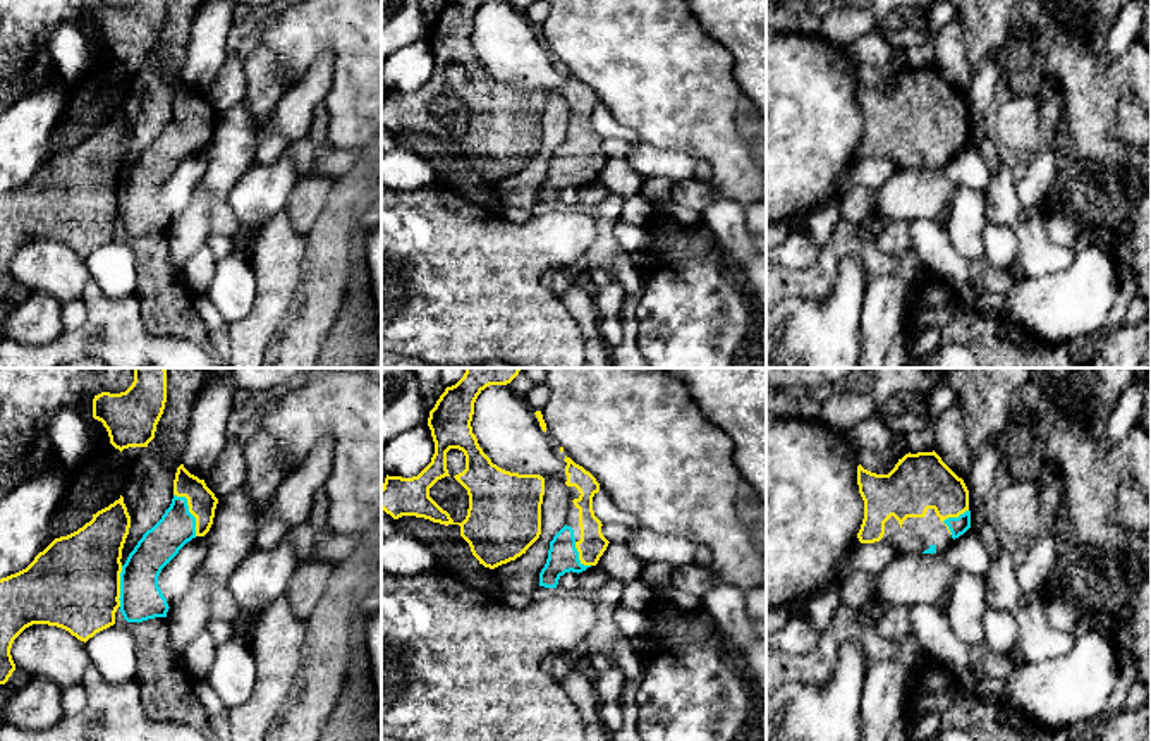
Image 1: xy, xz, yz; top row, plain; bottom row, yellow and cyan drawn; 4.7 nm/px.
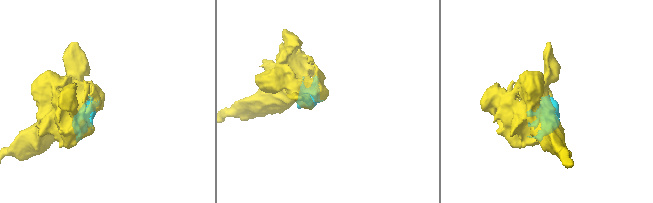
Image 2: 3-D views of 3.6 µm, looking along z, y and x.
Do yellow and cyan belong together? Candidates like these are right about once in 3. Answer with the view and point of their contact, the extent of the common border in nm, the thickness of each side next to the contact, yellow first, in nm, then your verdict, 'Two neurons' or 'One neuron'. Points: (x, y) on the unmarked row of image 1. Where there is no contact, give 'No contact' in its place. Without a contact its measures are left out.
Touches yellow at xy (189, 126). Shared border 220 nm. Thickness 140 nm (yellow) against 180 nm. One neuron

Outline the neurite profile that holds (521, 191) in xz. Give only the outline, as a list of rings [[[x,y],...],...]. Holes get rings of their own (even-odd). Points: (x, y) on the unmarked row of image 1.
[[[538,153],[521,172],[493,184],[498,205],[531,210],[539,201],[539,187],[546,179],[550,156]]]

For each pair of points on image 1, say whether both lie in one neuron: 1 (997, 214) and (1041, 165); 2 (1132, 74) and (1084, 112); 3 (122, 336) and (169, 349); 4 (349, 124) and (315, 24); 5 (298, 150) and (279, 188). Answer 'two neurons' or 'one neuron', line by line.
1: two neurons
2: one neuron
3: one neuron
4: one neuron
5: two neurons

